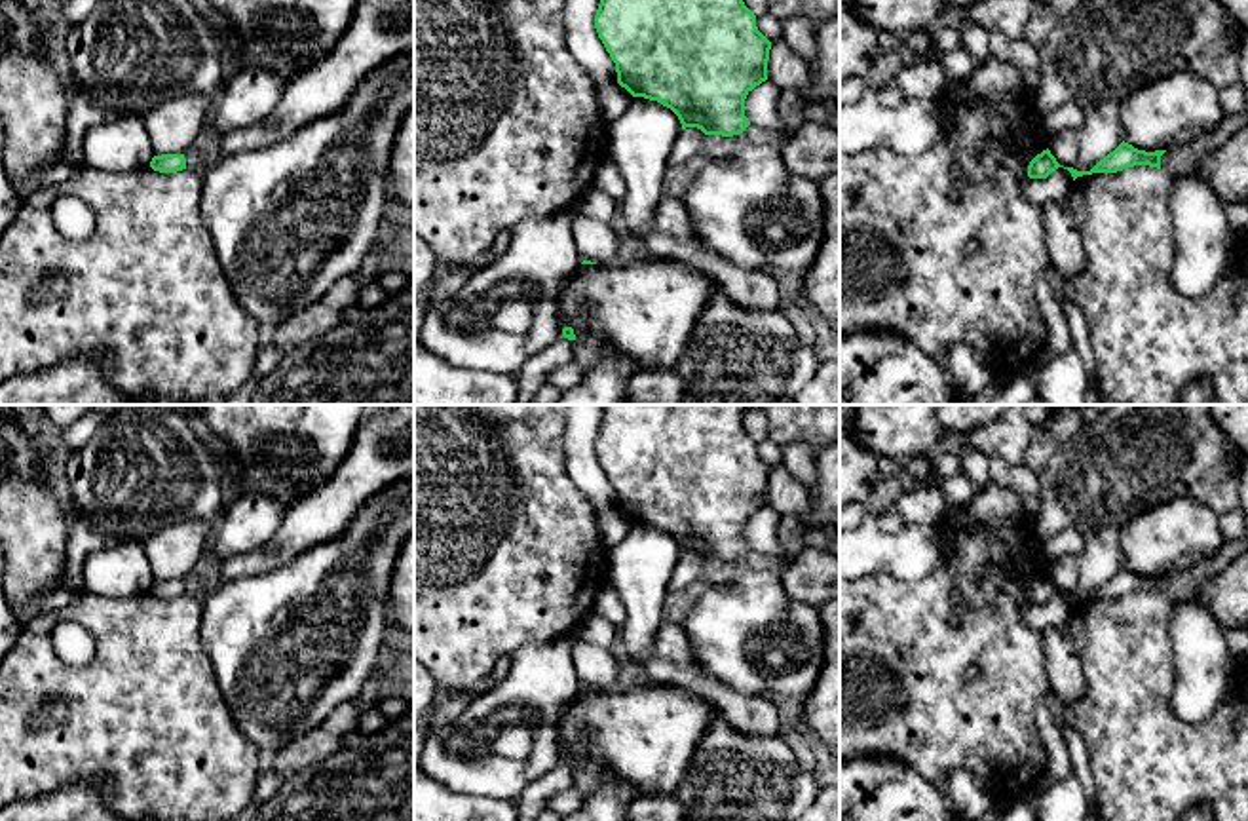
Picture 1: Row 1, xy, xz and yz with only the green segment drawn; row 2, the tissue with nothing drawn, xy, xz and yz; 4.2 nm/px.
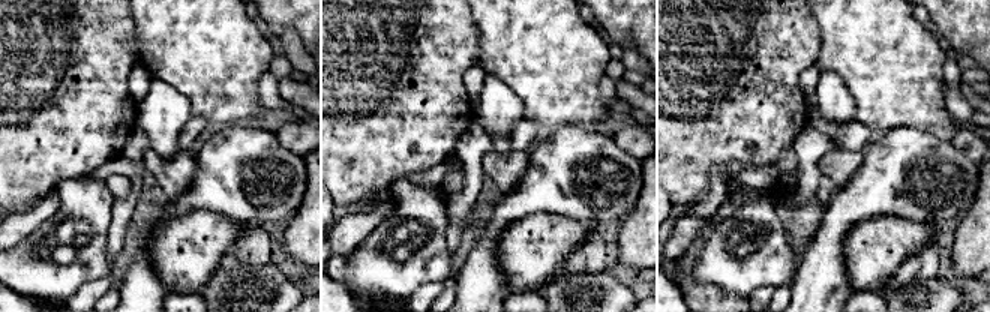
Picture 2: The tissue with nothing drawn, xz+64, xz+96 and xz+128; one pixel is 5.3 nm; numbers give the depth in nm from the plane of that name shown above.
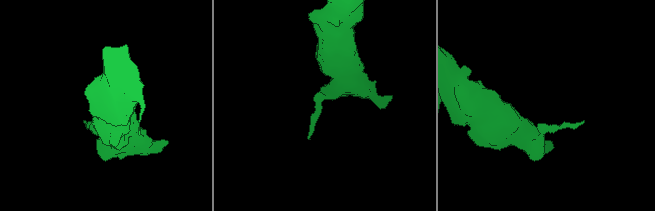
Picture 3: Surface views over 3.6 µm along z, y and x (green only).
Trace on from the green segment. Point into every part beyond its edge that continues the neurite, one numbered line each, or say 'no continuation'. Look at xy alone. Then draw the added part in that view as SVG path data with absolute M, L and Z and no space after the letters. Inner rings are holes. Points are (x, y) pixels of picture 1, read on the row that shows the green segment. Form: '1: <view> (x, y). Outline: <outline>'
no continuation

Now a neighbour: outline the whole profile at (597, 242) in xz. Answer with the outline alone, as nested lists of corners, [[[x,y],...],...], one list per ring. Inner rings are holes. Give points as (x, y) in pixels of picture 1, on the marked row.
[[[577,215],[572,232],[581,260],[608,264],[621,245],[612,226],[593,217]]]

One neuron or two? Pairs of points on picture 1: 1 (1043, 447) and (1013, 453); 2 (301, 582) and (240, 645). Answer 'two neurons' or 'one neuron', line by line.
1: two neurons
2: one neuron

